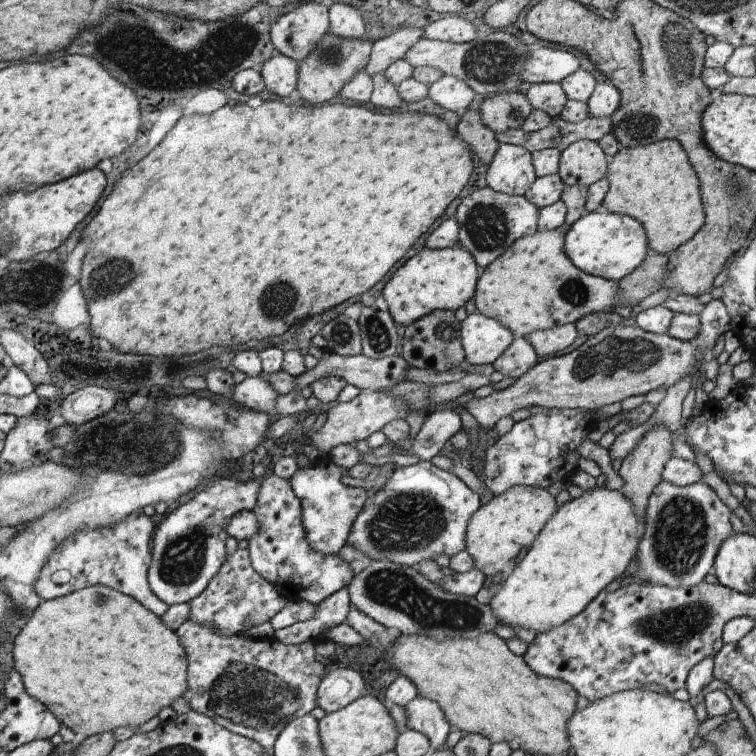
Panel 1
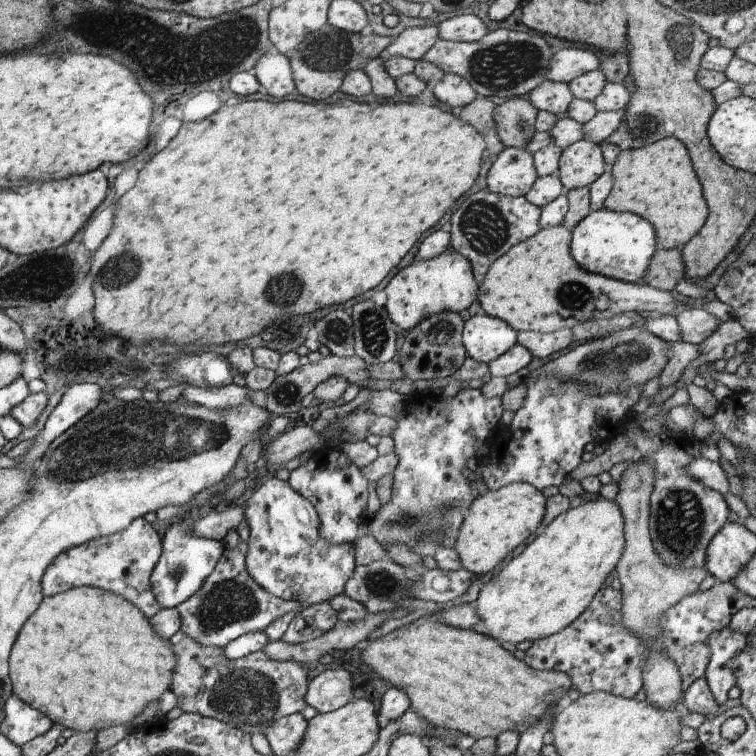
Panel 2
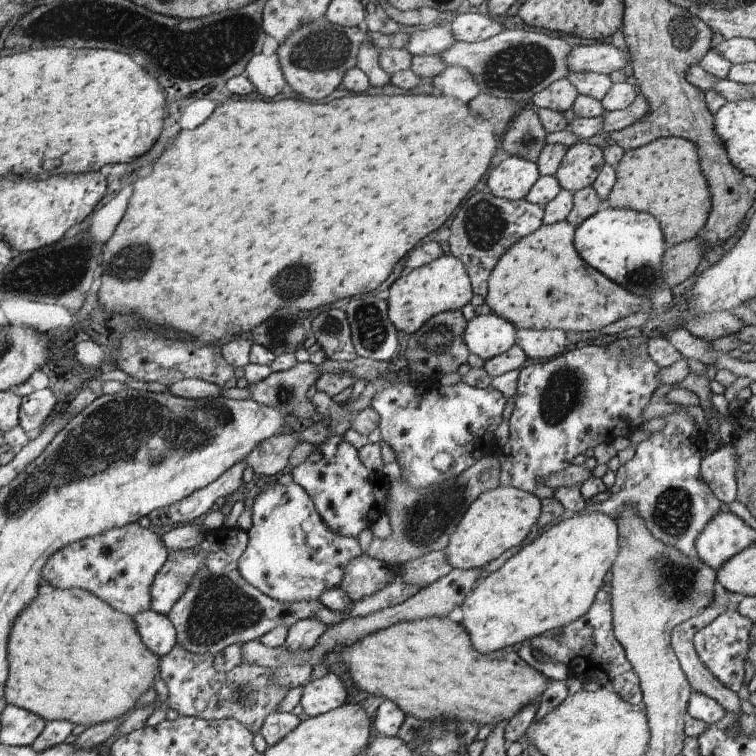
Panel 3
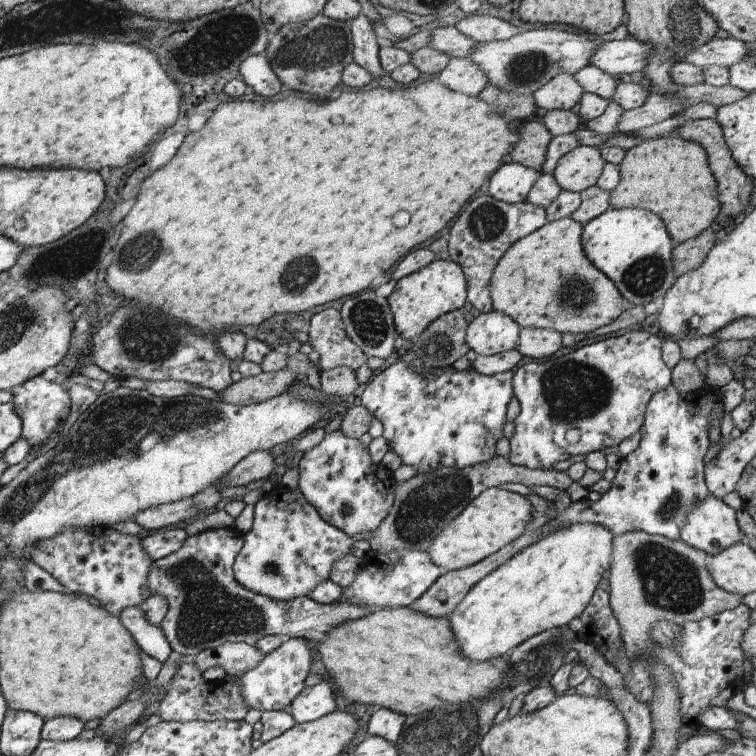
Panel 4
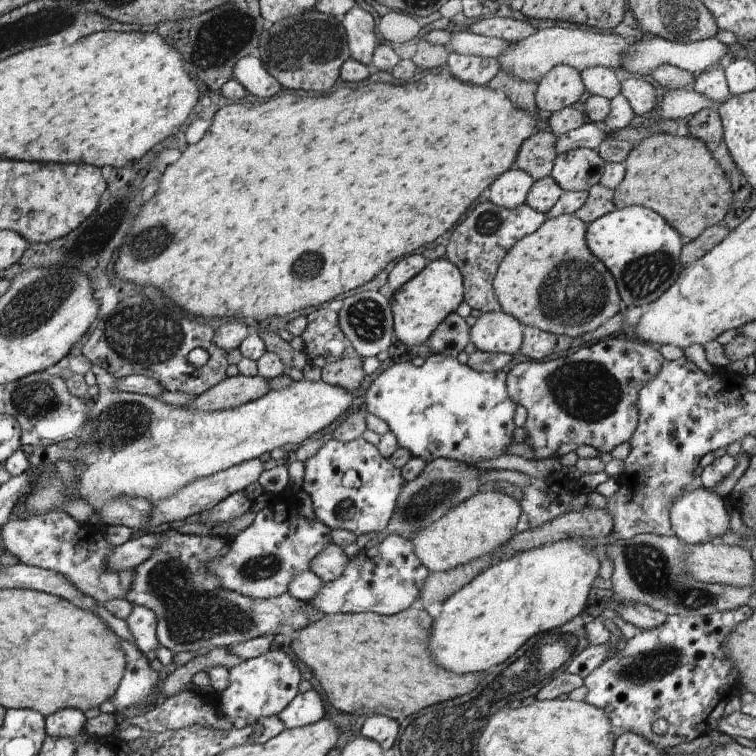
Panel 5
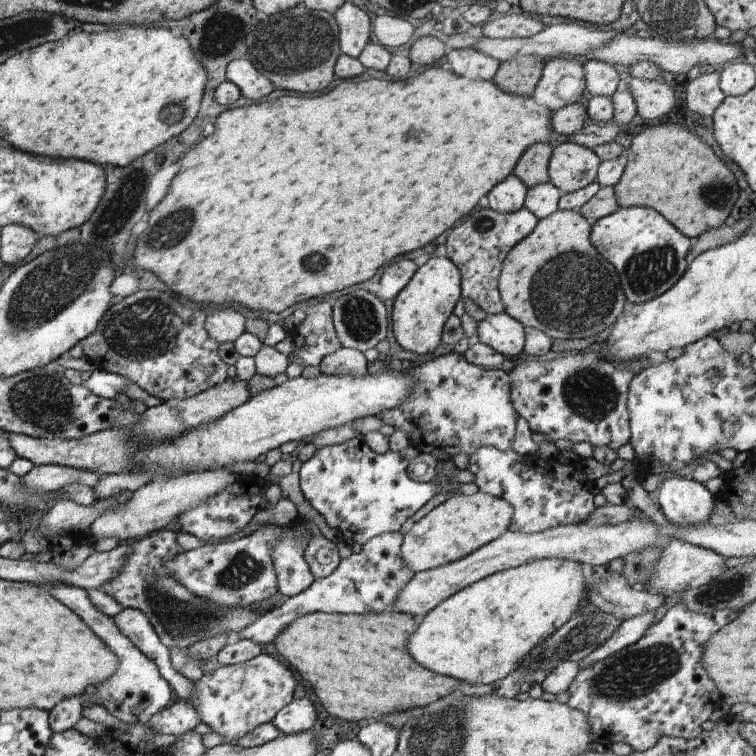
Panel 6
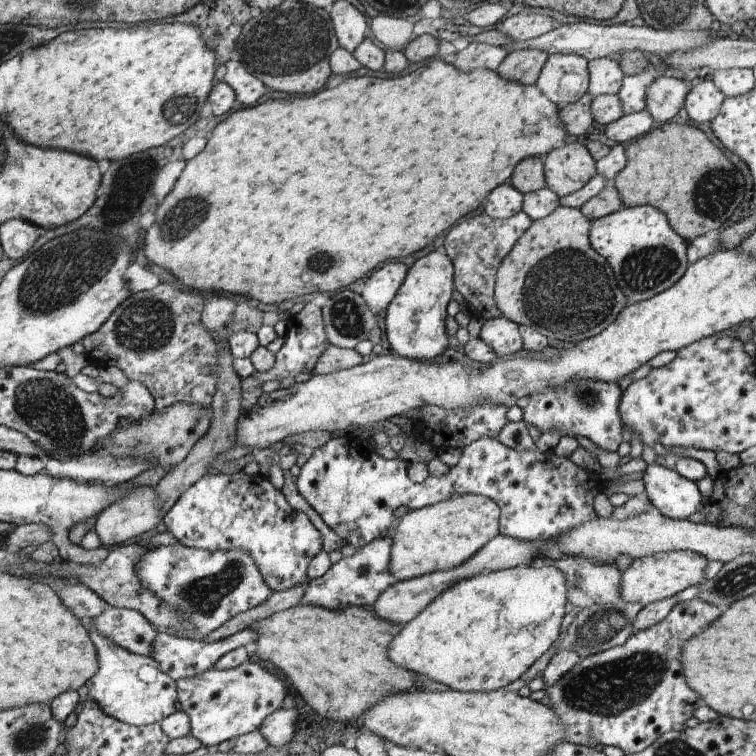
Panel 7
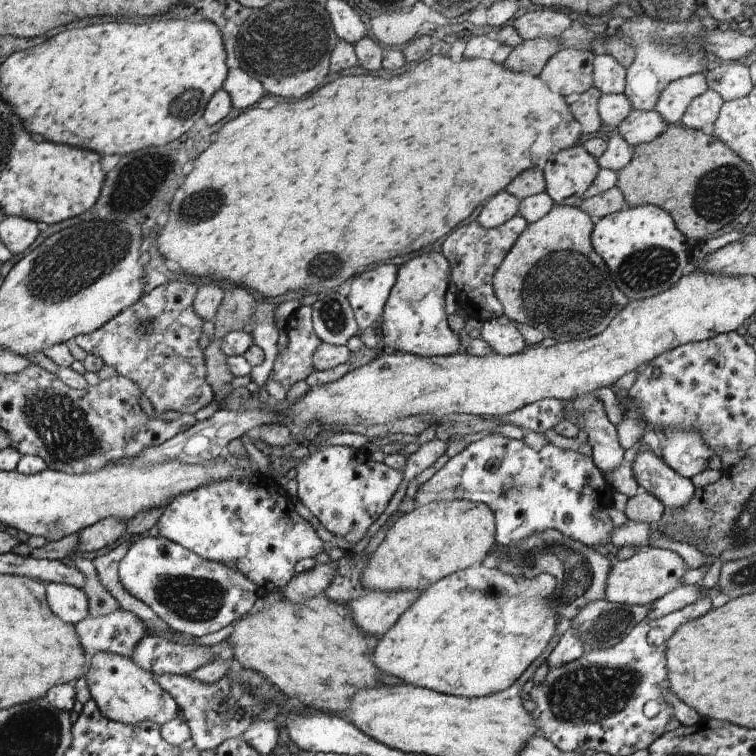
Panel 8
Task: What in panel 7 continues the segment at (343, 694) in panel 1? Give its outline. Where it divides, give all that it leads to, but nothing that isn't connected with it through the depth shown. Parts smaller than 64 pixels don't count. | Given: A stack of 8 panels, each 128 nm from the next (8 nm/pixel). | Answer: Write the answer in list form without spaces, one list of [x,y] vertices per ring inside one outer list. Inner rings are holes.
[[[279,708],[269,713],[258,726],[257,730],[263,735],[271,748],[279,748],[293,738],[297,724],[297,710]]]

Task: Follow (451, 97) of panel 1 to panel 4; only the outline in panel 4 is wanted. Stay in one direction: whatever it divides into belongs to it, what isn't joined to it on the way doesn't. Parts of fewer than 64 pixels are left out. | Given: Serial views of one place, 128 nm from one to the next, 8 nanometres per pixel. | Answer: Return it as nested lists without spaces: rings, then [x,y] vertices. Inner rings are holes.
[[[450,57],[447,66],[435,76],[437,82],[470,97],[479,95],[488,78],[479,65],[465,57]]]

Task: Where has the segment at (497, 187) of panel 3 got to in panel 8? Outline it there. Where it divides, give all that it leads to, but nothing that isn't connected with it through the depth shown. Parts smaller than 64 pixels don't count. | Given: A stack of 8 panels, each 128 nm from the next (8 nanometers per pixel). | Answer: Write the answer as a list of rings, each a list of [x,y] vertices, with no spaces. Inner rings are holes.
[[[497,192],[497,196],[489,198],[489,204],[481,206],[481,212],[477,214],[477,222],[485,228],[495,228],[519,214],[519,200],[512,193]]]

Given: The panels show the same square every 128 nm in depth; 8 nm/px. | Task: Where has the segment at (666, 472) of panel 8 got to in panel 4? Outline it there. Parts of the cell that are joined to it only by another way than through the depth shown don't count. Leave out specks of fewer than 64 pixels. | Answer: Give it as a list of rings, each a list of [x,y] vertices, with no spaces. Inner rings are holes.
[[[711,494],[694,505],[692,511],[686,516],[686,523],[680,528],[679,534],[680,540],[687,546],[704,552],[708,557],[744,541],[746,537],[737,525],[735,511]]]

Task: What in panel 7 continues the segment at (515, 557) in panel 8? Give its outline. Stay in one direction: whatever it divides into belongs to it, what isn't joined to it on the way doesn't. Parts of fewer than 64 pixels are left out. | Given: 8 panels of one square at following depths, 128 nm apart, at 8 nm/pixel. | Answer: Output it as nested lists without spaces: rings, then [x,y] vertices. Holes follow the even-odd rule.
[[[537,557],[537,564],[545,563],[545,565],[553,565],[560,570],[564,576],[565,599],[568,609],[572,607],[589,607],[594,604],[611,605],[612,607],[621,602],[618,586],[620,583],[621,573],[615,566],[615,563],[598,563],[588,561],[581,557],[563,557],[556,561],[549,561],[543,557]]]

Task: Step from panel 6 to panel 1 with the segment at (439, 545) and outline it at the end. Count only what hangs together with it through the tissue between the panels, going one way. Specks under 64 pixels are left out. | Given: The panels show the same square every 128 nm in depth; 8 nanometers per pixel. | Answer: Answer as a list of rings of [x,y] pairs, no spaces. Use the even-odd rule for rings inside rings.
[[[524,485],[510,487],[508,491],[501,492],[500,495],[493,495],[485,504],[480,504],[480,508],[477,508],[472,519],[469,520],[465,542],[465,552],[473,560],[473,569],[479,570],[487,579],[492,577],[496,572],[500,572],[501,568],[509,560],[515,559],[521,548],[532,547],[541,528],[553,516],[555,510],[555,500],[545,489]]]

